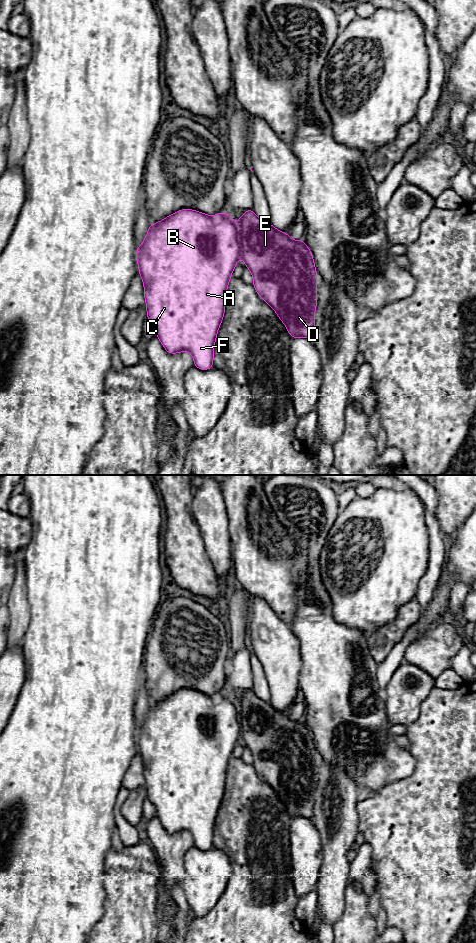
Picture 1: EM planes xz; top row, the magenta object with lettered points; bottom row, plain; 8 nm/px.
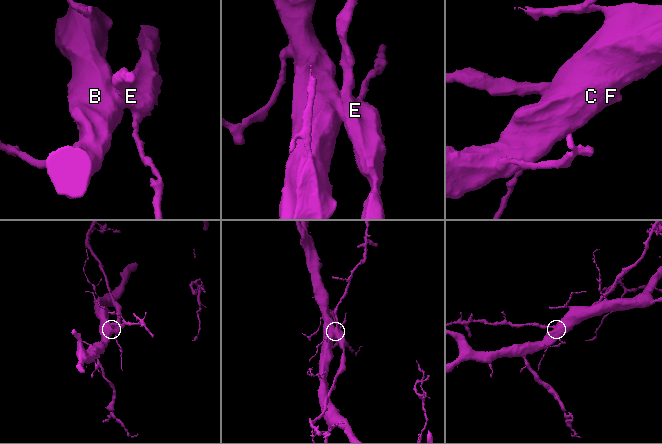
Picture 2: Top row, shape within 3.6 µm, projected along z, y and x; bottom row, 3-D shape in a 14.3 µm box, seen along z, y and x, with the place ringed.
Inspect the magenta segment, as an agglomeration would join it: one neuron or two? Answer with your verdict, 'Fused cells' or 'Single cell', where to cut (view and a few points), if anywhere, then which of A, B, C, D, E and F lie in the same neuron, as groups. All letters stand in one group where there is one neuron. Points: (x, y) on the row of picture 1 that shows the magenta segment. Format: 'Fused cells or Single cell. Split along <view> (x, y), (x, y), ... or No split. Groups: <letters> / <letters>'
Fused cells. Split along xz (236, 223), (241, 255). Groups: A B C F / D E

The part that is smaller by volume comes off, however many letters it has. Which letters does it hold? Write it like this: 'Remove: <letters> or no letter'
Remove: D, E

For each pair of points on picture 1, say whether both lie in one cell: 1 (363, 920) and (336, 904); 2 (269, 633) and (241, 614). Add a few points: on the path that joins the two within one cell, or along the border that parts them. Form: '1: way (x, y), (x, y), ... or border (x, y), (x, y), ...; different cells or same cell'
1: border (347, 886), (344, 910), (332, 925); different cells
2: border (251, 596), (249, 600), (247, 642); different cells

